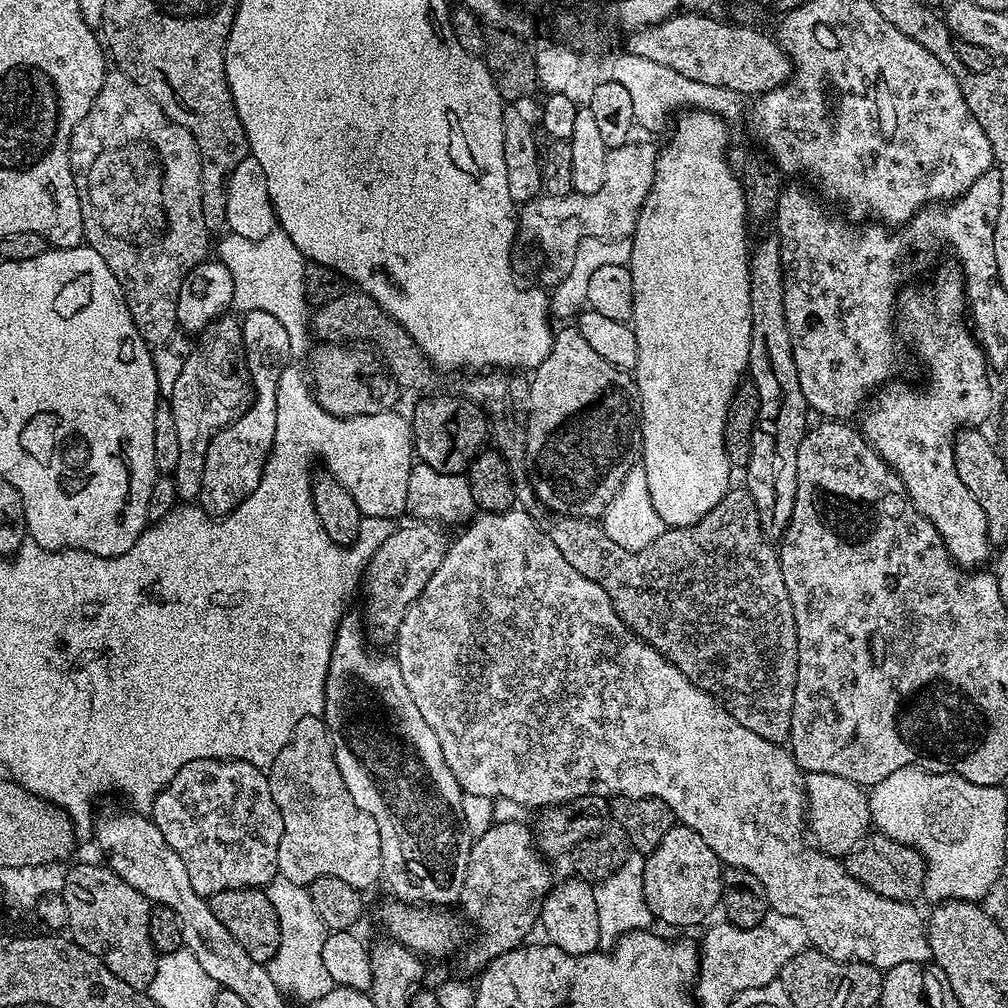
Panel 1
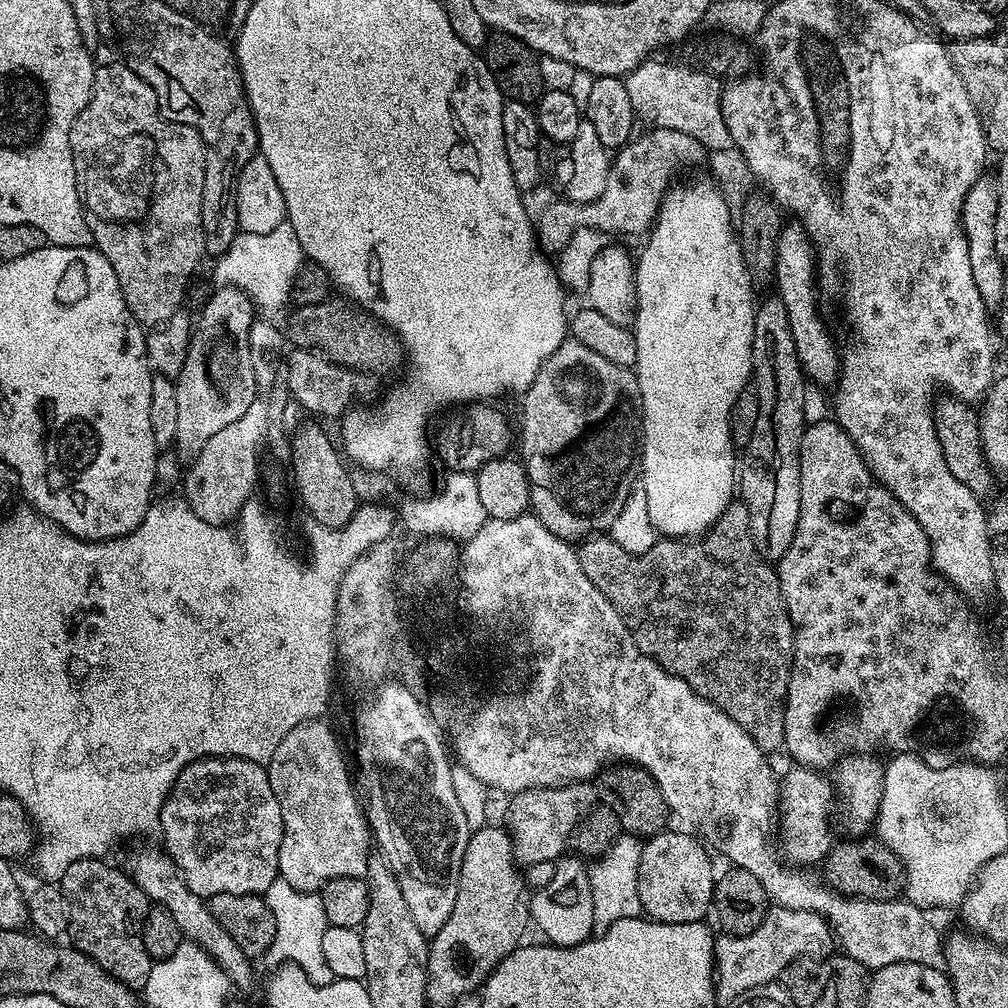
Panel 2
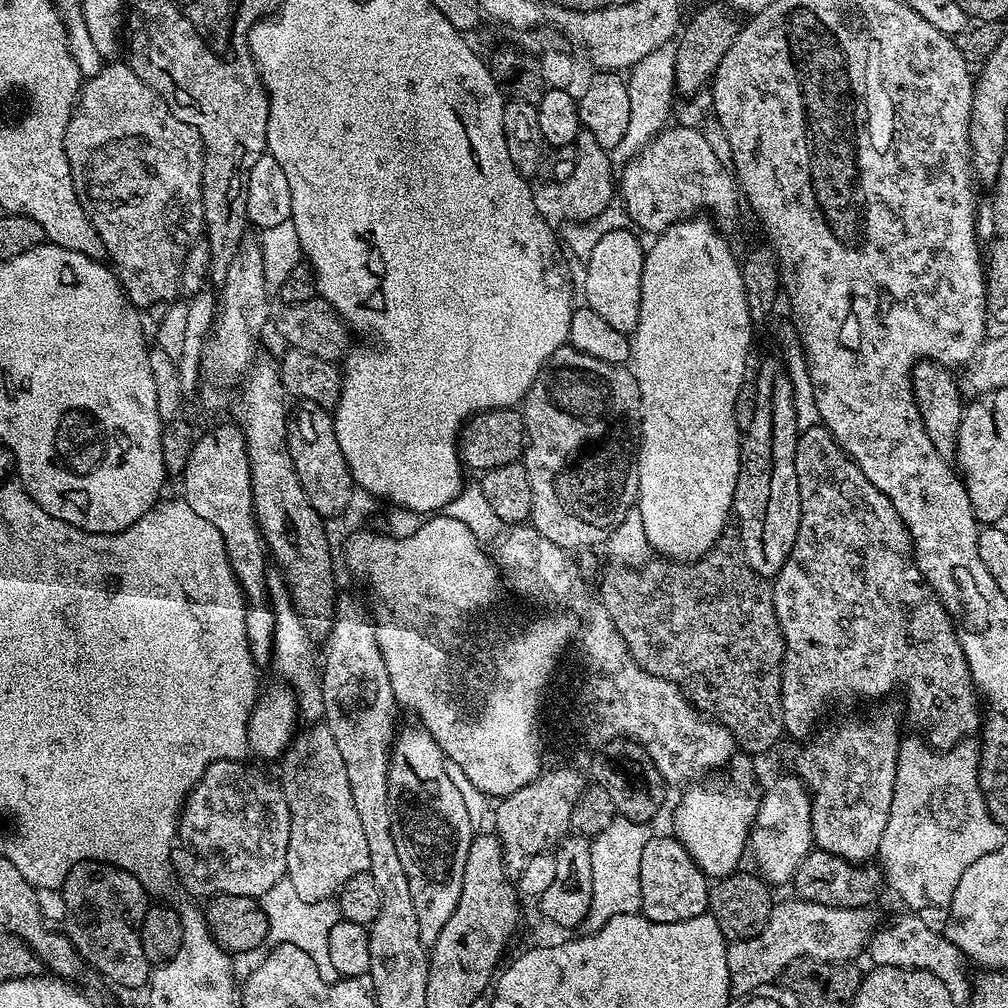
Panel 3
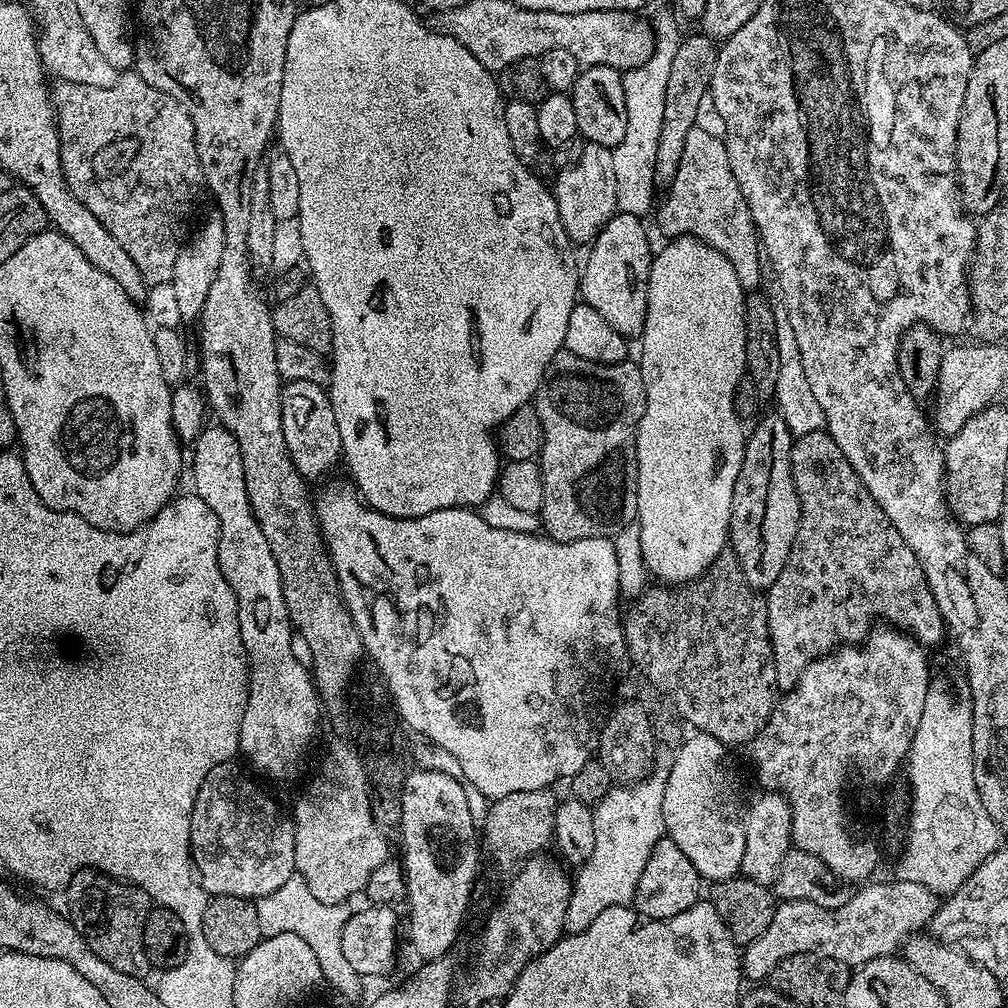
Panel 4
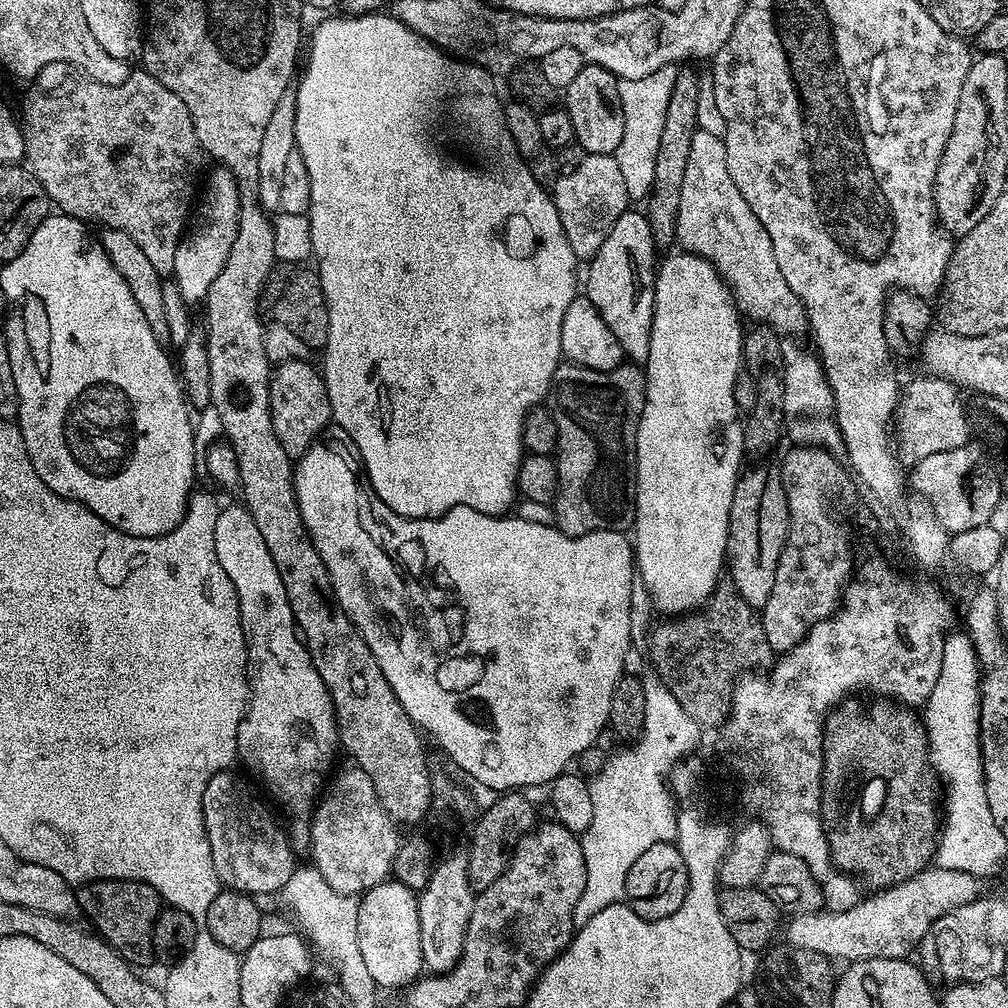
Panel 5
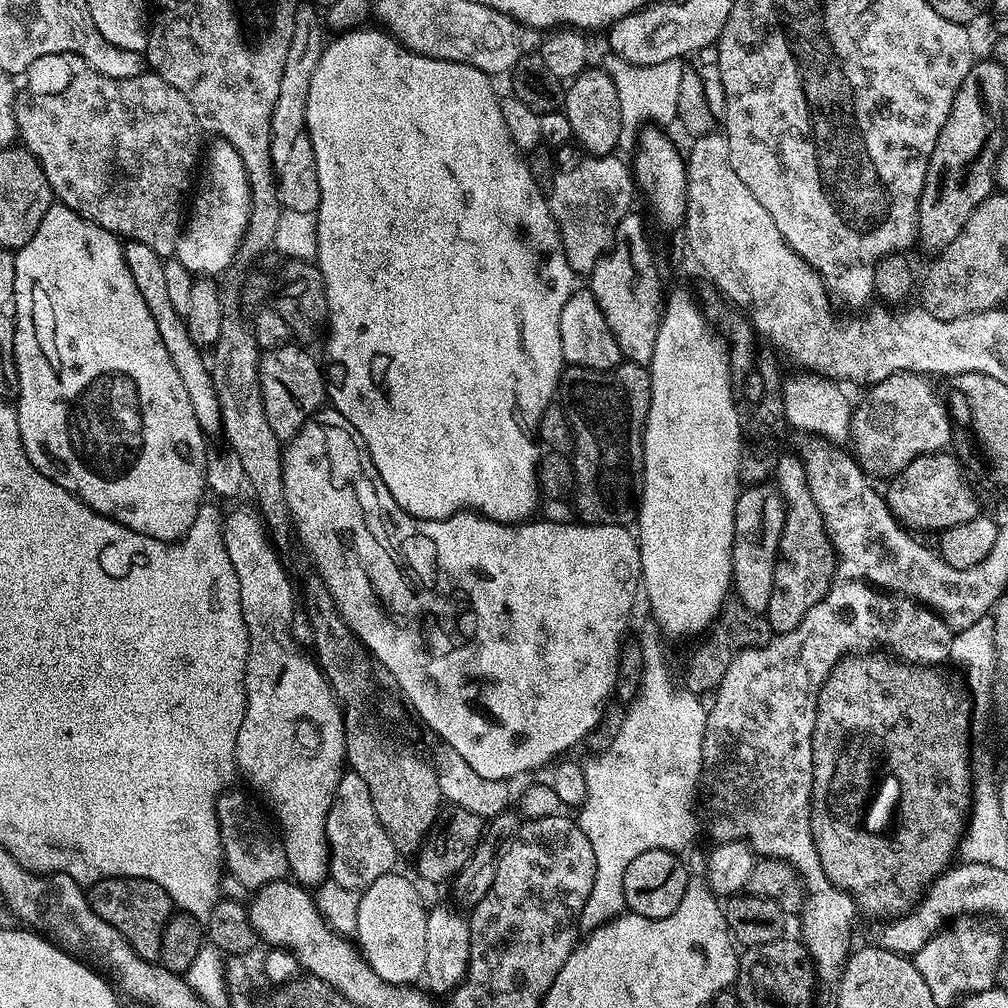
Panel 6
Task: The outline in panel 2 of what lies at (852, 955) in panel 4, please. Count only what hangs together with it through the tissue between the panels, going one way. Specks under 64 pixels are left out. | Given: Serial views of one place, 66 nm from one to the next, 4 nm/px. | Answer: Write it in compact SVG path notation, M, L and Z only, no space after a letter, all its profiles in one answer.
M769 907L765 920L745 936L721 935L716 941L716 995L721 1001L737 1000L746 990L773 983L788 964L804 957L820 958L834 948L828 921L816 912Z

